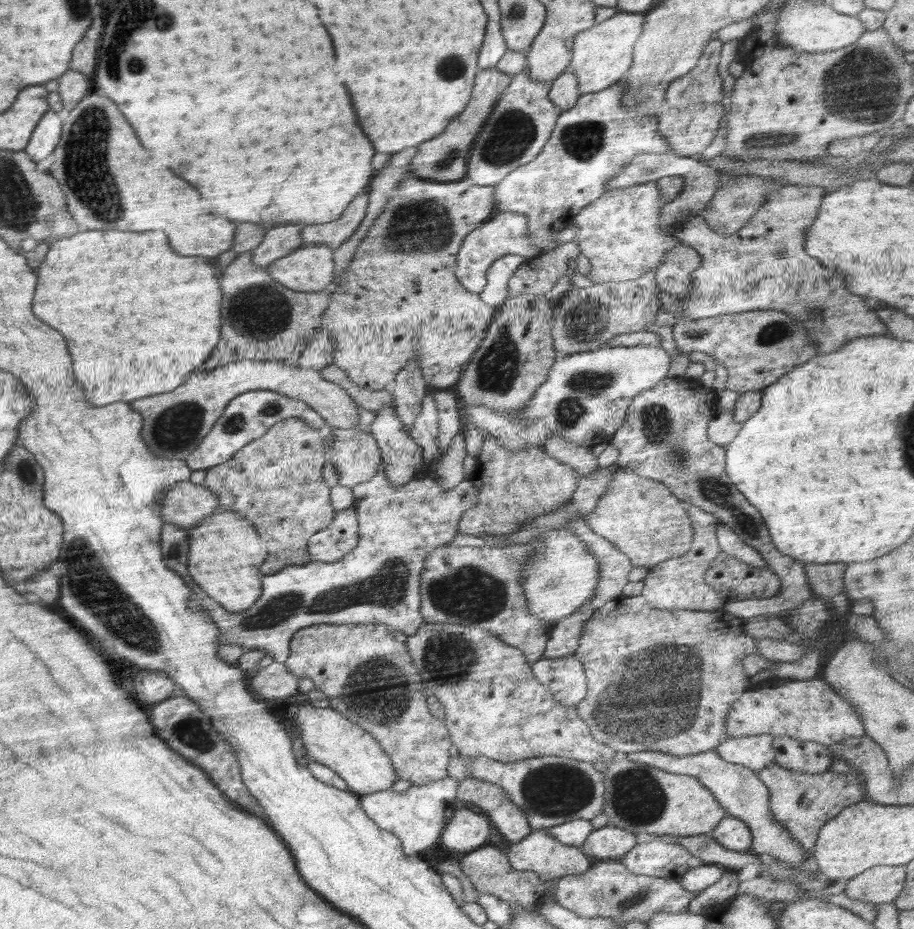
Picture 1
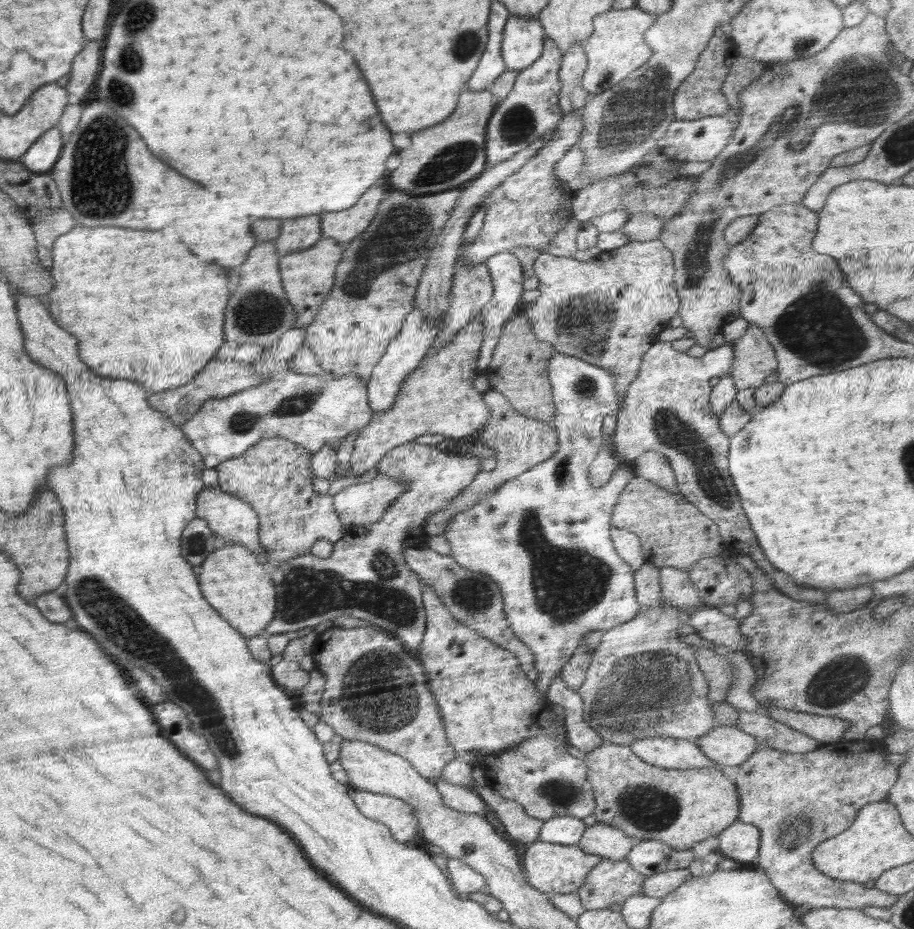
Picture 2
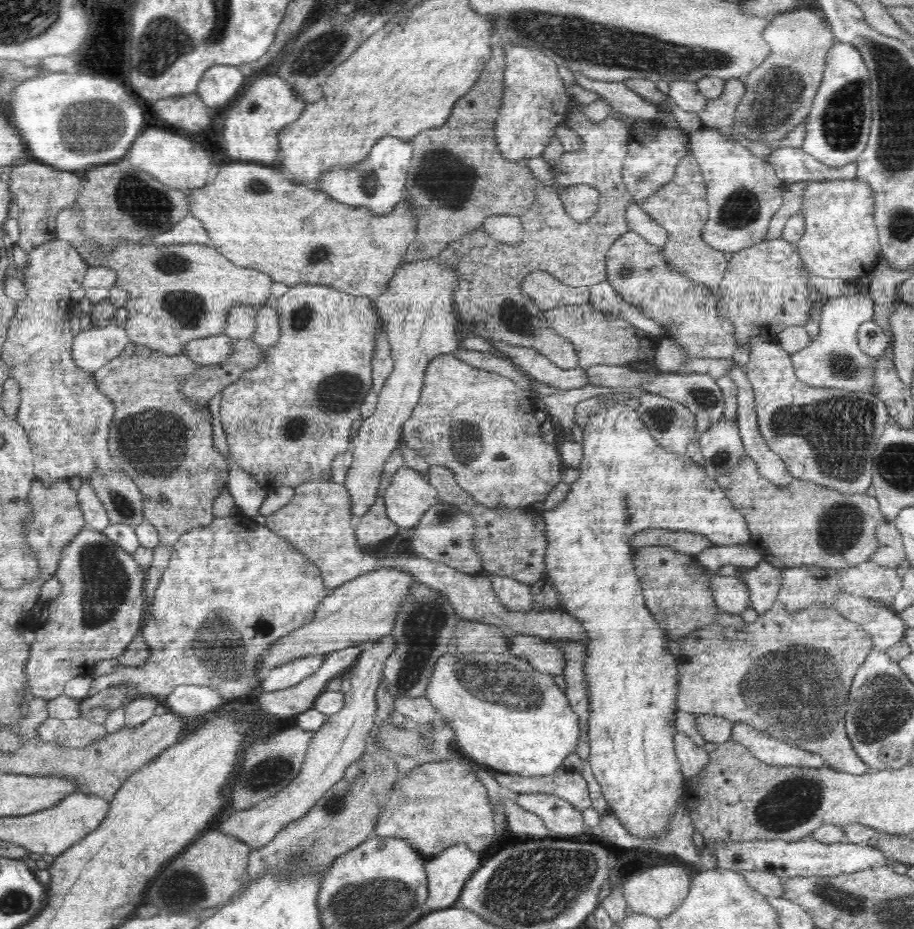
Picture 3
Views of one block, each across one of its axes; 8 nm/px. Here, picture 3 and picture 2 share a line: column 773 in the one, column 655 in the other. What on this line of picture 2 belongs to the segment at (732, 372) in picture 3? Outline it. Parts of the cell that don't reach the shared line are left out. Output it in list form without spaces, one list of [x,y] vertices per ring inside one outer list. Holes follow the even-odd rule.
[[[646,451],[636,458],[633,465],[635,476],[648,479],[680,497],[681,493],[678,490],[674,471],[664,455],[660,455],[656,451]]]

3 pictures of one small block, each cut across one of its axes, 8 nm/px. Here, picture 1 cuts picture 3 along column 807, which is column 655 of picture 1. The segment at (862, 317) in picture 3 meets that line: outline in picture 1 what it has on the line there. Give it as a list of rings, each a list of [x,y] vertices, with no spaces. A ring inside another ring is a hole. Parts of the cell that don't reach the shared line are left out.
[[[643,345],[605,347],[566,355],[550,367],[546,382],[536,388],[534,396],[520,412],[498,412],[482,404],[469,403],[461,405],[459,410],[482,434],[490,433],[500,439],[508,451],[520,451],[524,445],[541,448],[554,433],[574,441],[580,447],[592,449],[601,442],[610,442],[616,429],[624,422],[632,399],[664,379],[670,370],[670,361],[671,357],[662,347]]]

